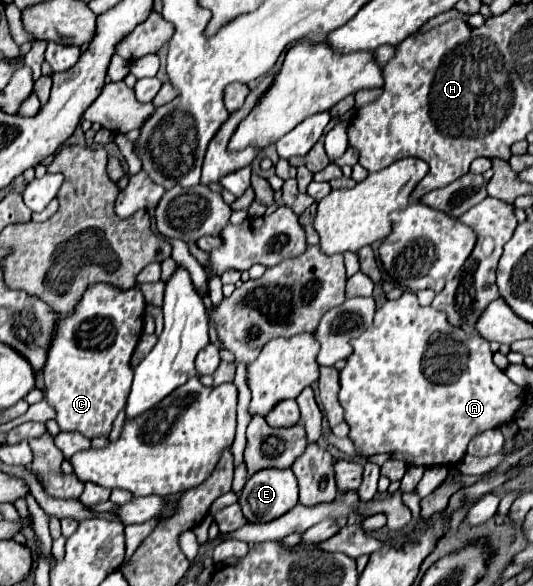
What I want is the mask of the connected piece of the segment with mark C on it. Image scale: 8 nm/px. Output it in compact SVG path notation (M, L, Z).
M96 282L86 288L72 314L58 314L42 378L60 430L74 430L86 438L110 434L130 394L132 354L143 331L145 306L138 288L120 290L114 284Z

